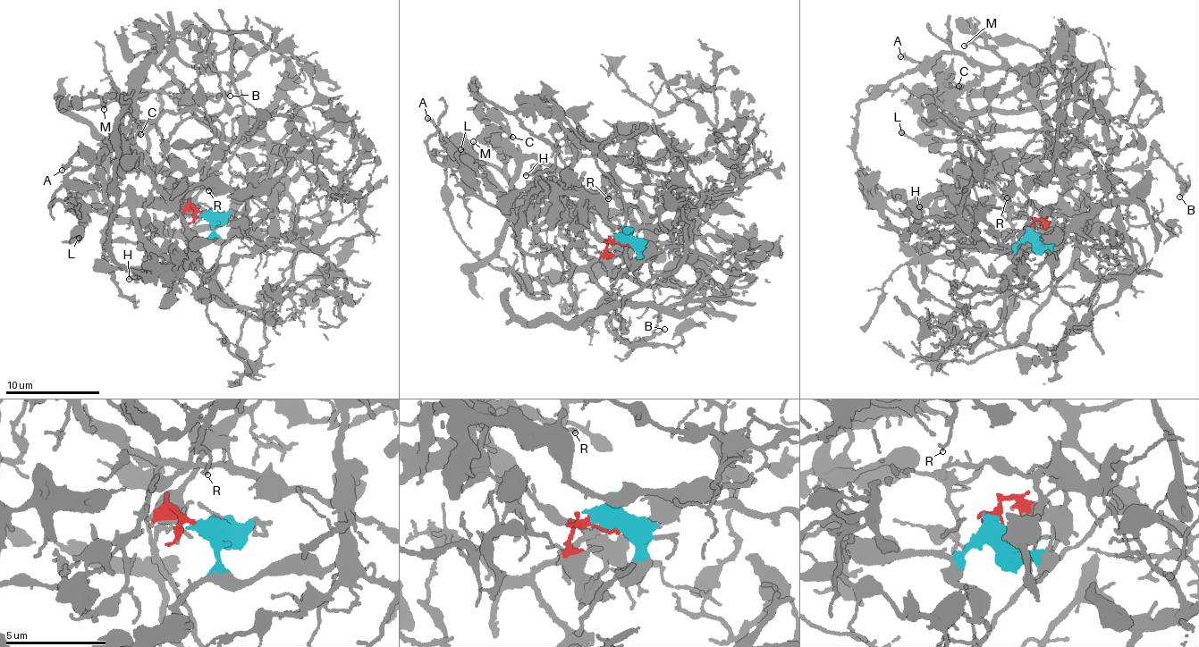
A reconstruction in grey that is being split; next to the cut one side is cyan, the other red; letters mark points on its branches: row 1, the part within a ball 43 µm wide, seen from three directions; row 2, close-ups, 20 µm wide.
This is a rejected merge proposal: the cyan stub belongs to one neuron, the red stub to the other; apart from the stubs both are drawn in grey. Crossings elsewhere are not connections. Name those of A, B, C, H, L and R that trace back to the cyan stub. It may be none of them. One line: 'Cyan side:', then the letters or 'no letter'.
Cyan side: A, B, C, H, L, R

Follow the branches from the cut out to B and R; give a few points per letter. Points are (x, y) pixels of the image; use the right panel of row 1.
B: (1033, 231), (971, 242), (952, 199), (999, 159), (1076, 180), (1056, 147), (1068, 176), (1155, 145), (1180, 196)
R: (1033, 231), (1009, 247), (971, 242), (952, 199), (993, 167), (970, 98), (1020, 88), (1046, 121), (1007, 197)

